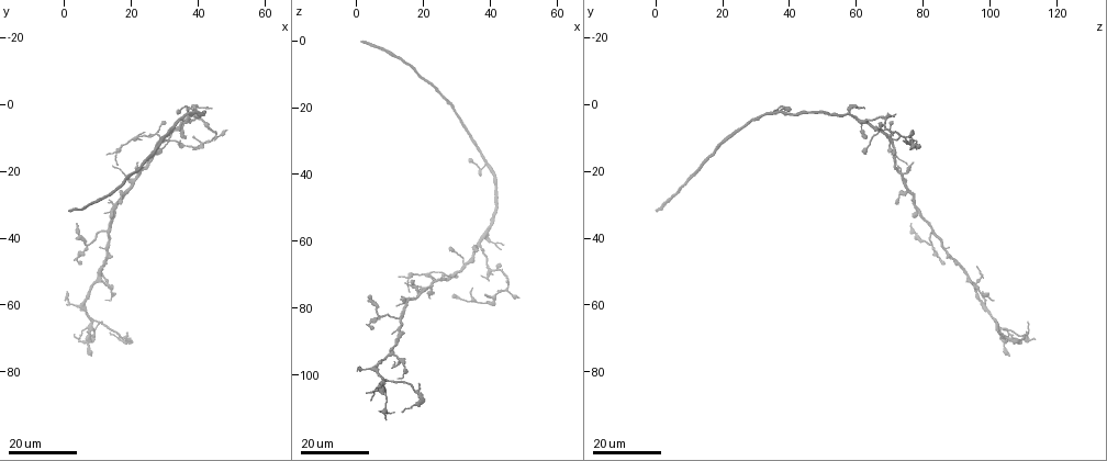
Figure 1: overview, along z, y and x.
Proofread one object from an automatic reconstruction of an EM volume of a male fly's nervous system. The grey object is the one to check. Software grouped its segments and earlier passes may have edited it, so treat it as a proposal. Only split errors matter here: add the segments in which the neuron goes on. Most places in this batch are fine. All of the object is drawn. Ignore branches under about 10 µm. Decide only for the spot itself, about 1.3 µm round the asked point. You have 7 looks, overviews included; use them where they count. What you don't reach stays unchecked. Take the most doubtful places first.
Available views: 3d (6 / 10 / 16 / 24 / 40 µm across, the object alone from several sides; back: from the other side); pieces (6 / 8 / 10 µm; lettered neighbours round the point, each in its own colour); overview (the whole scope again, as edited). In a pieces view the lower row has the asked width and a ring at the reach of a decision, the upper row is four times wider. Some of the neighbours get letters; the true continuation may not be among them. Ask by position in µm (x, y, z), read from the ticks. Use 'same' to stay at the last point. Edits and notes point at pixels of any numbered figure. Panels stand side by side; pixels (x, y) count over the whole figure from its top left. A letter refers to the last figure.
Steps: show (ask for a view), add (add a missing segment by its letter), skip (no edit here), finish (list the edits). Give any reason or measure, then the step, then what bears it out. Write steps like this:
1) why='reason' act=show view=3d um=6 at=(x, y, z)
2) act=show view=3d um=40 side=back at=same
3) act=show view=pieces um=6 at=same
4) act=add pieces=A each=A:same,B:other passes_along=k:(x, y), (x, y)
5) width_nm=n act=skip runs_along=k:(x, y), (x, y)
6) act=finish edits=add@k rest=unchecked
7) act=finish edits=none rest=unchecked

act=show view=3d um=16 at=(1.0, 32.0, 0.0)

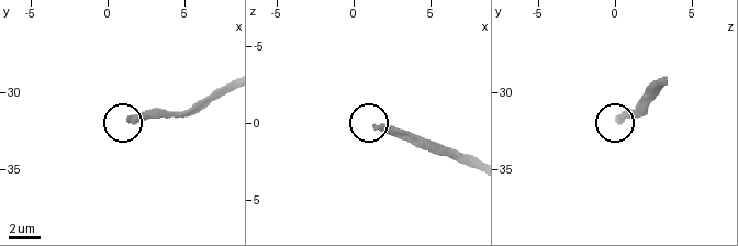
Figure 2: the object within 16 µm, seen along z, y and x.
act=show view=pieces um=6 at=(1.4, 31.8, 0.4)

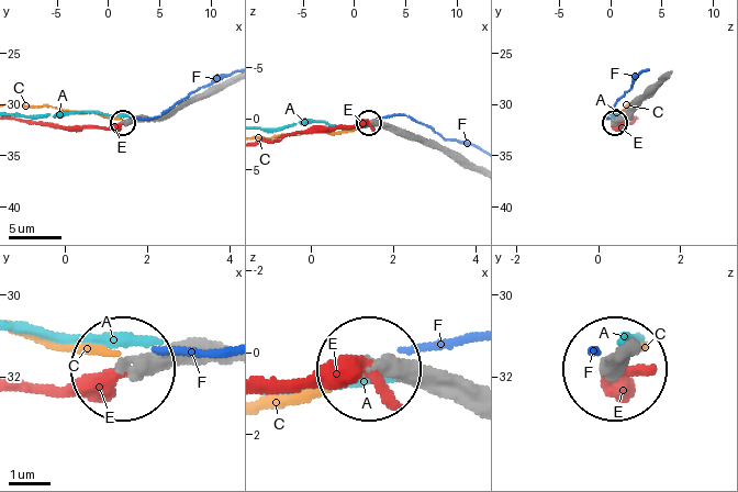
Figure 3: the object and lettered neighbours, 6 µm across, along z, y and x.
act=skip each=A:other,C:other,E:other,F:other runs_along=3:(472, 169), (406, 132), (368, 122) found='none of them fits'

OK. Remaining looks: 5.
why='free end' act=show view=3d um=24 at=(3.5, 36.0, 76.5)

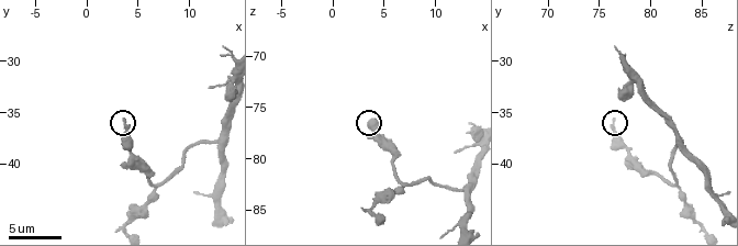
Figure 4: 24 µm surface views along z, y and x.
act=show view=pieces um=10 at=(3.8, 35.6, 76.4)

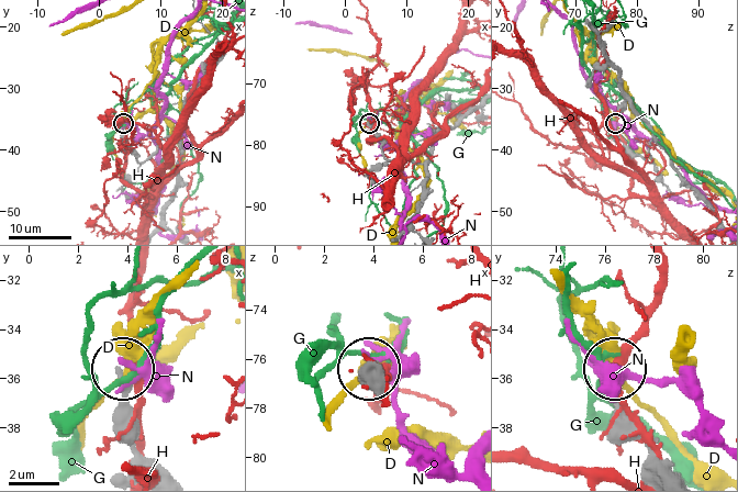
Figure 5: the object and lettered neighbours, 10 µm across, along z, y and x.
act=skip each=D:other,G:other,H:other,N:other found='no lettered segment goes on from it'

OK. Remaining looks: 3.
why='an open end' act=show view=3d um=16 at=(8.5, 75.5, 105.5)

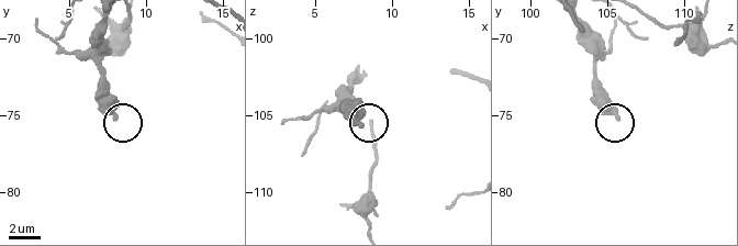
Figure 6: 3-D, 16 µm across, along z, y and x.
act=show view=3d um=10 at=(8.0, 75.4, 105.8)

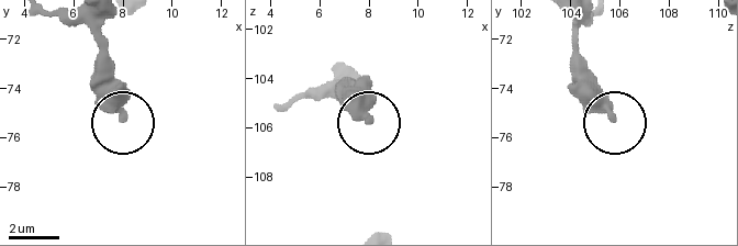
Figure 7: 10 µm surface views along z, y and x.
act=show view=pieces um=6 at=(8.1, 75.2, 105.7)

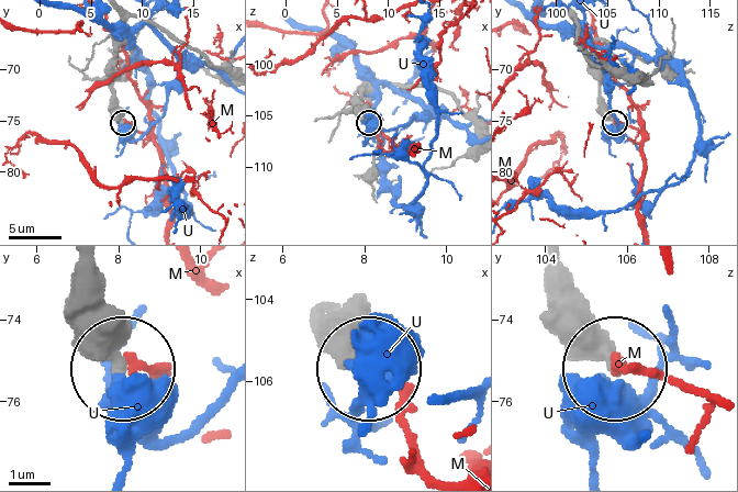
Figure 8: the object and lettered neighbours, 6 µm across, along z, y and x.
act=skip each=M:other,U:other runs_along=8:(85, 271), (88, 324), (123, 362) found='no lettered segment goes on from it'

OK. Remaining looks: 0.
act=finish edits=none rest=unchecked

